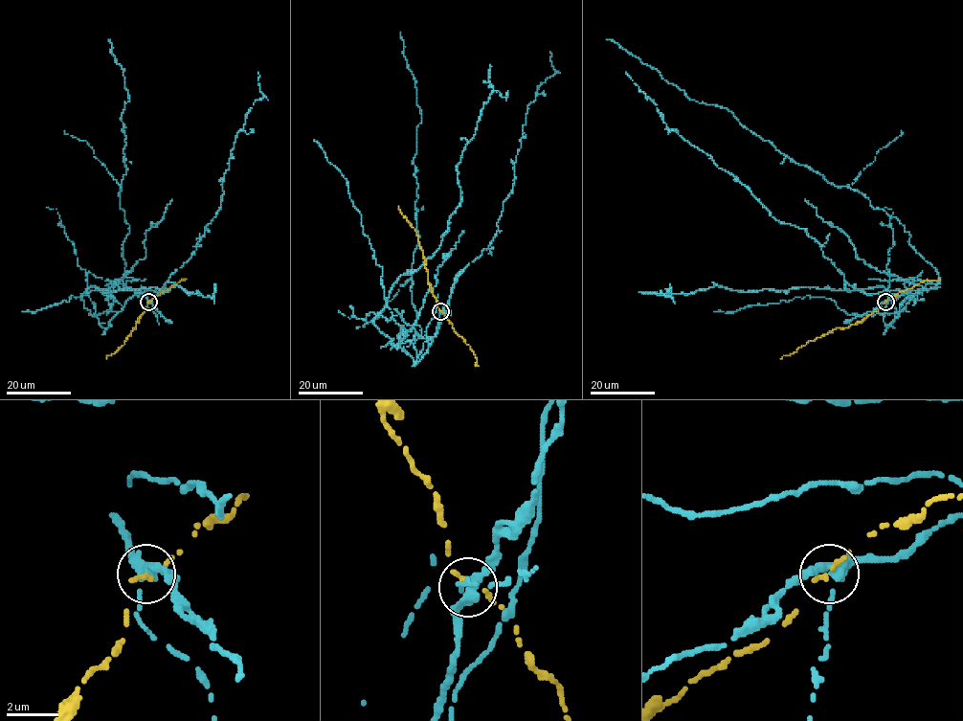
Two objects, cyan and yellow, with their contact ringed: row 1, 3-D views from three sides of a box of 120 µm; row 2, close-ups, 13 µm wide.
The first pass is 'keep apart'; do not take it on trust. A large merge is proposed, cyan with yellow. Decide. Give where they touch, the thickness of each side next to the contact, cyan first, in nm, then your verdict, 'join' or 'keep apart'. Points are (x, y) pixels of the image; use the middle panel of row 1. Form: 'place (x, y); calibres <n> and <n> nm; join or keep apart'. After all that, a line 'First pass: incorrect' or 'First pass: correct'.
place (440, 311); calibres 300 and 240 nm; keep apart
First pass: correct

